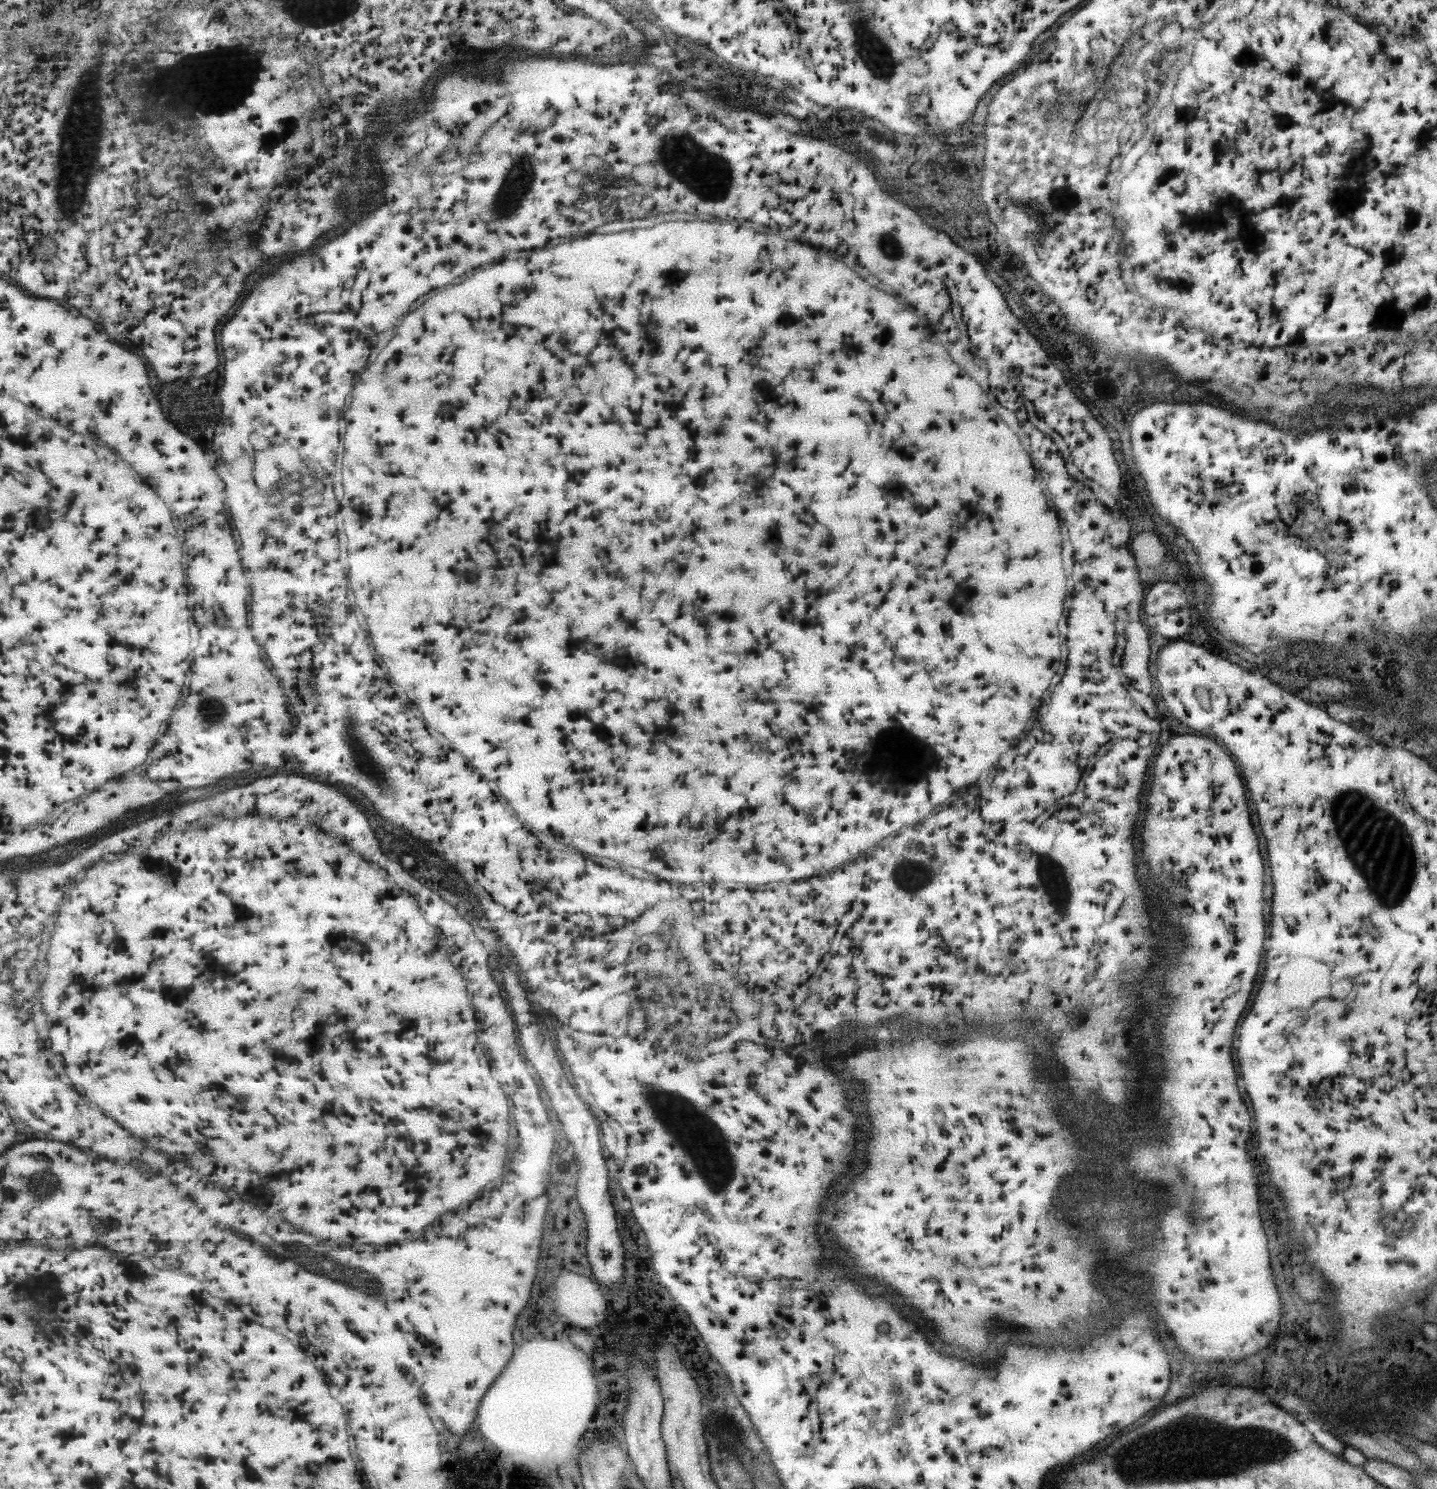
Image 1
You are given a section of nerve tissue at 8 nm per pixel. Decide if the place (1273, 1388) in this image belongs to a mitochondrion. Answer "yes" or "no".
no

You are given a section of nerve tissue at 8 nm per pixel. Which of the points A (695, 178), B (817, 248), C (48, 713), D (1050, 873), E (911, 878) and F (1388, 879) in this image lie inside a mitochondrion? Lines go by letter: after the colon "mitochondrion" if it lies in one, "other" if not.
A: mitochondrion
B: other
C: other
D: mitochondrion
E: mitochondrion
F: mitochondrion

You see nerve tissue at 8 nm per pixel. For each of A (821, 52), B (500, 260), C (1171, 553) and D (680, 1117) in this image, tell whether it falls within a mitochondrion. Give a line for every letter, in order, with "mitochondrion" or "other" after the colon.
A: other
B: other
C: other
D: mitochondrion

